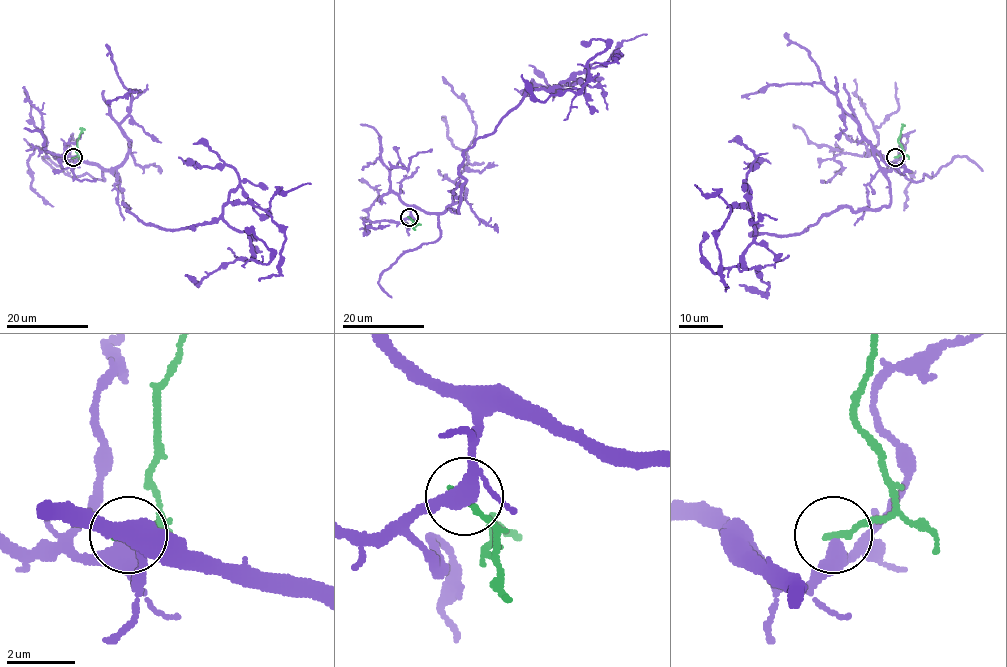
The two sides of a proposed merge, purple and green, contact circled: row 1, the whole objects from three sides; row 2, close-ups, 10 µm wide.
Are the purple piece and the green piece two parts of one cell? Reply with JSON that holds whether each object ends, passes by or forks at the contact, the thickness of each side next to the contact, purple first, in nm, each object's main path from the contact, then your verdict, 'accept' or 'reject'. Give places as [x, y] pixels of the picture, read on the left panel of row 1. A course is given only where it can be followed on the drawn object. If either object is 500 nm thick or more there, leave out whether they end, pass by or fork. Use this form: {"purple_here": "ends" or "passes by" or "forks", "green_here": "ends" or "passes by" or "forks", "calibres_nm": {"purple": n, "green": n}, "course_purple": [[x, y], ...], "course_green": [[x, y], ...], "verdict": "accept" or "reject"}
{"purple_here": "passes by", "green_here": "ends", "calibres_nm": {"purple": 360, "green": 180}, "course_purple": [[74, 158], [112, 172], [158, 228], [260, 206], [285, 238], [280, 273], [259, 281]], "course_green": [[74, 158], [77, 140], [85, 129]], "verdict": "reject"}

